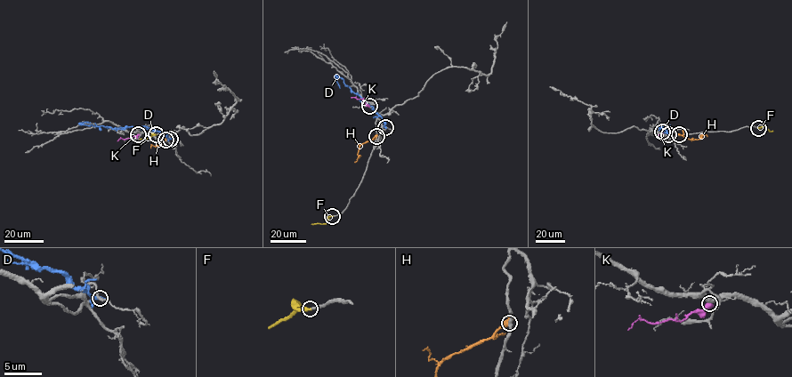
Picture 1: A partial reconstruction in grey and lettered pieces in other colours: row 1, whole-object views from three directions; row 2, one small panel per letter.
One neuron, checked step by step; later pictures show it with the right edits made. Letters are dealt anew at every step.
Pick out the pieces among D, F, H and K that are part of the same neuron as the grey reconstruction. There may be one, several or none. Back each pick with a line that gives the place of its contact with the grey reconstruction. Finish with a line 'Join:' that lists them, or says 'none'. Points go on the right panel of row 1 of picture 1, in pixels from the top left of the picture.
F: (758, 128)
Join: F

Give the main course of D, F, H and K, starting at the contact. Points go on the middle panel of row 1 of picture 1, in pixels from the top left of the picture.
D: (385, 127), (372, 107), (354, 93), (342, 78), (336, 77), (340, 88)
F: (332, 216), (326, 223), (311, 224)
H: (376, 136), (359, 147), (354, 162)
K: (369, 106), (361, 99), (351, 97)

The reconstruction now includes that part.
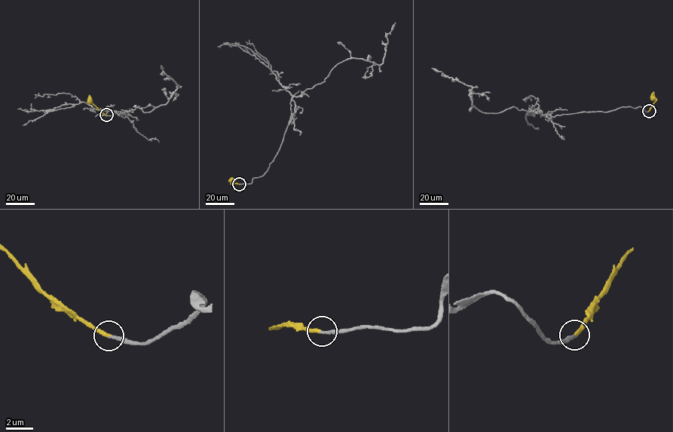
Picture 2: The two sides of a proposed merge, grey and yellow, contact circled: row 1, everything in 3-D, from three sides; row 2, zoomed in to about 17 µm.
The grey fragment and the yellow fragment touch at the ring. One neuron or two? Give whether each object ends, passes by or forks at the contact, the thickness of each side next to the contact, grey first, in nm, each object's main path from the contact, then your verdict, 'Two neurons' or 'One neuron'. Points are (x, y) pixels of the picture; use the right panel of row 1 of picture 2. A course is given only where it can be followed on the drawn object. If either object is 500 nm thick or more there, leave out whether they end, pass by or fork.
At the ring grey ends. At the ring yellow ends. Thickness 240 nm (grey) against 280 nm. Course of grey: (649, 111), (622, 107), (552, 117), (513, 106), (484, 113), (472, 105), (472, 87), (432, 68). Course of yellow: (649, 111), (656, 99), (653, 97). One neuron

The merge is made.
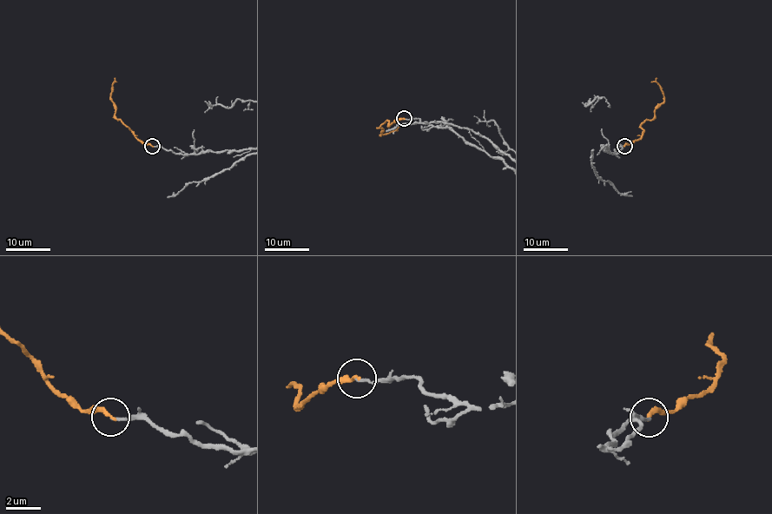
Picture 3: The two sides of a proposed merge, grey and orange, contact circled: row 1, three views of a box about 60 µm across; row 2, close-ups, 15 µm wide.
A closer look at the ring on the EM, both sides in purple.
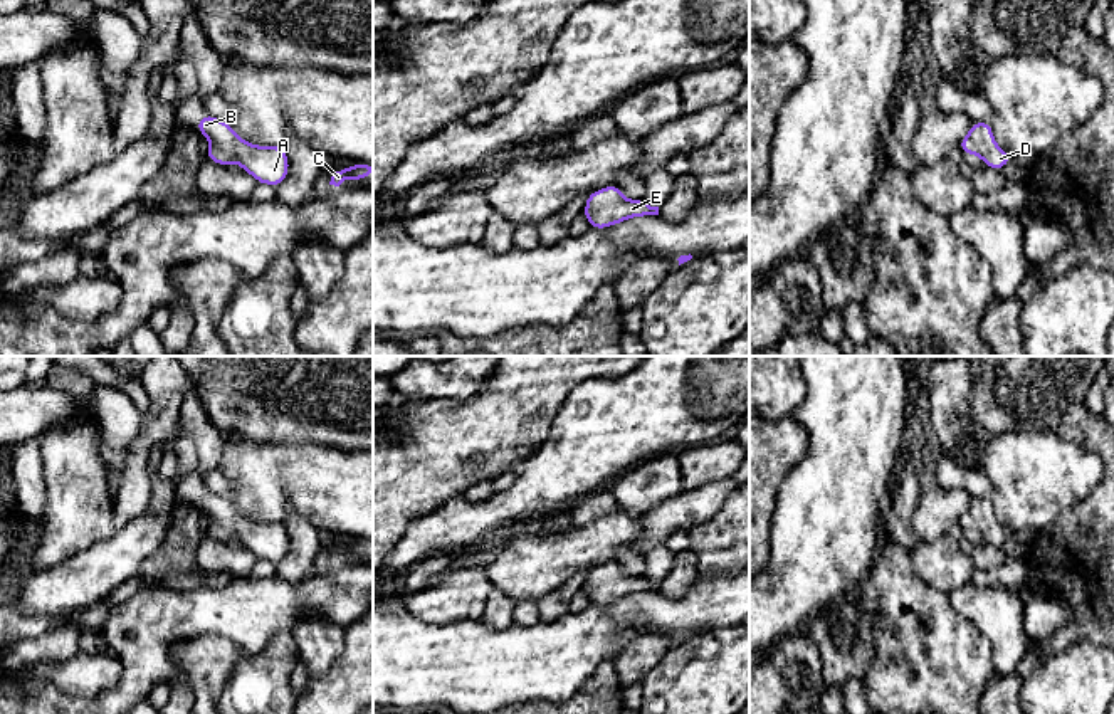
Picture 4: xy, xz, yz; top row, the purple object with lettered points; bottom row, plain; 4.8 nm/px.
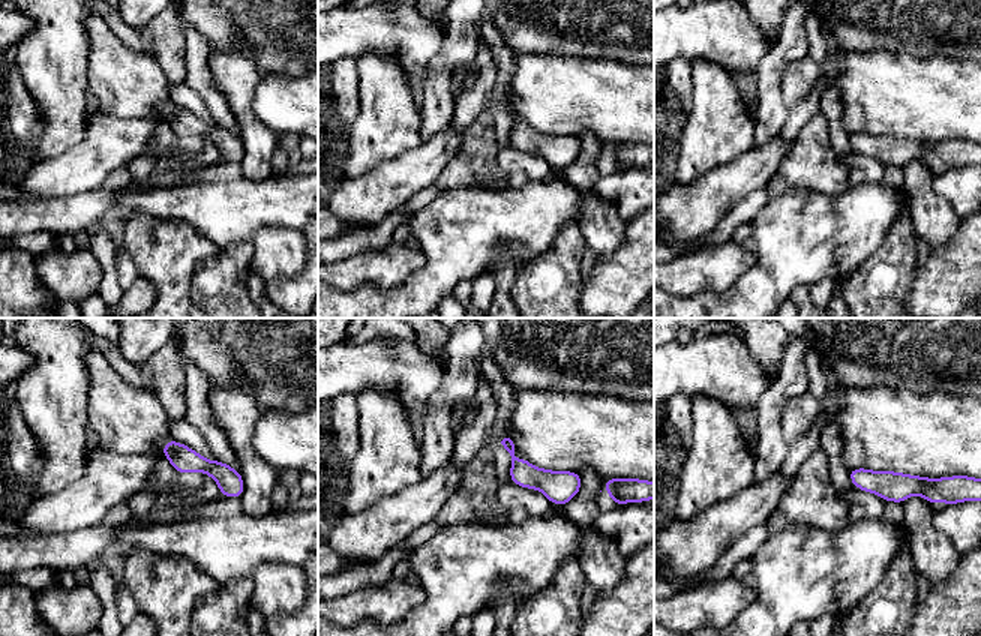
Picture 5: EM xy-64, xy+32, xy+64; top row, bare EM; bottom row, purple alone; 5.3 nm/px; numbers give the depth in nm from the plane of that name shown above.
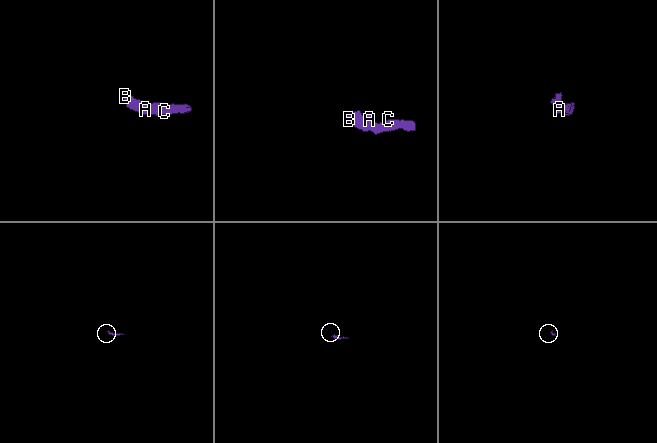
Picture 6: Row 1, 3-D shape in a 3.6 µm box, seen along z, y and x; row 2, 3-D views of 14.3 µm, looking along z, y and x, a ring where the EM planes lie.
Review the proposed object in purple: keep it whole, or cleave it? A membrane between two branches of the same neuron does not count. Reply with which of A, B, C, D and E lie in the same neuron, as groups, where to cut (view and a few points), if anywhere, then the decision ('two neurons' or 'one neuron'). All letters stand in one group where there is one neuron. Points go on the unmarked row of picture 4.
groups A B C D E; cut none; one neuron

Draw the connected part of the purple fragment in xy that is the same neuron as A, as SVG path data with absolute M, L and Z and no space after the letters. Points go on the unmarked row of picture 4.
M208 489L195 506L210 517L207 536L222 543L237 538L257 559L279 563L289 548L289 536L282 522L257 522L237 512L232 502Z

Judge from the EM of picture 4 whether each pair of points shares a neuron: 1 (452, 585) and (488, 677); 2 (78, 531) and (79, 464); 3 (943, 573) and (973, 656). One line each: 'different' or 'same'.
1: different
2: same
3: different

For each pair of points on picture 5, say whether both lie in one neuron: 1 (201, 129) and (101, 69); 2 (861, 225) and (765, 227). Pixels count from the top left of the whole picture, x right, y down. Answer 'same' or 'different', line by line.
1: same
2: same

